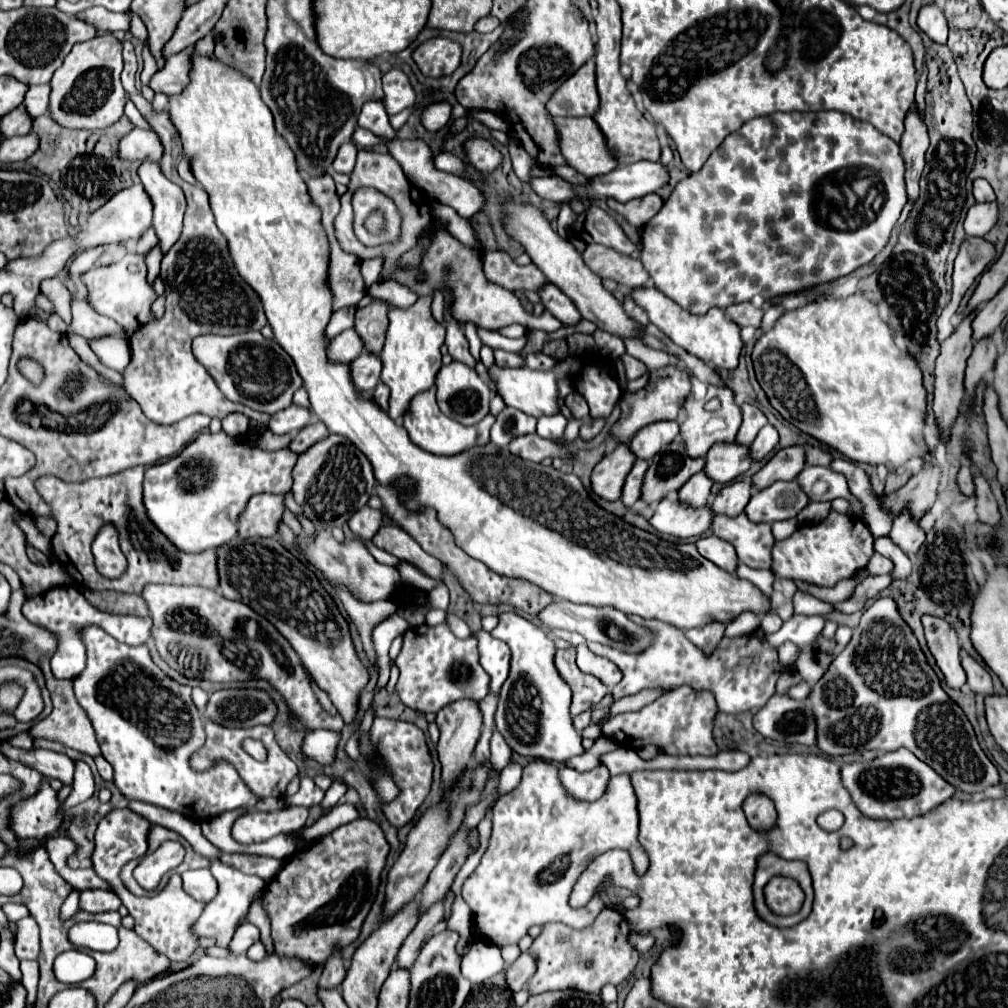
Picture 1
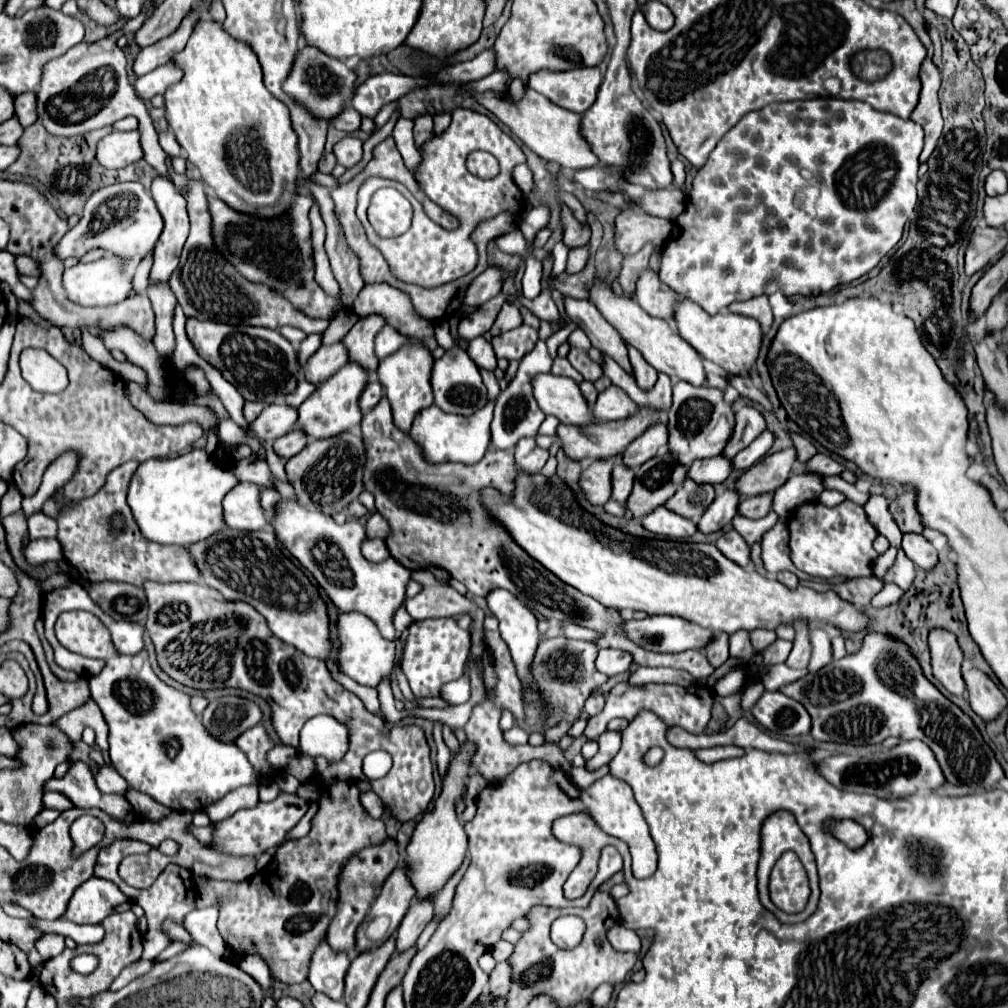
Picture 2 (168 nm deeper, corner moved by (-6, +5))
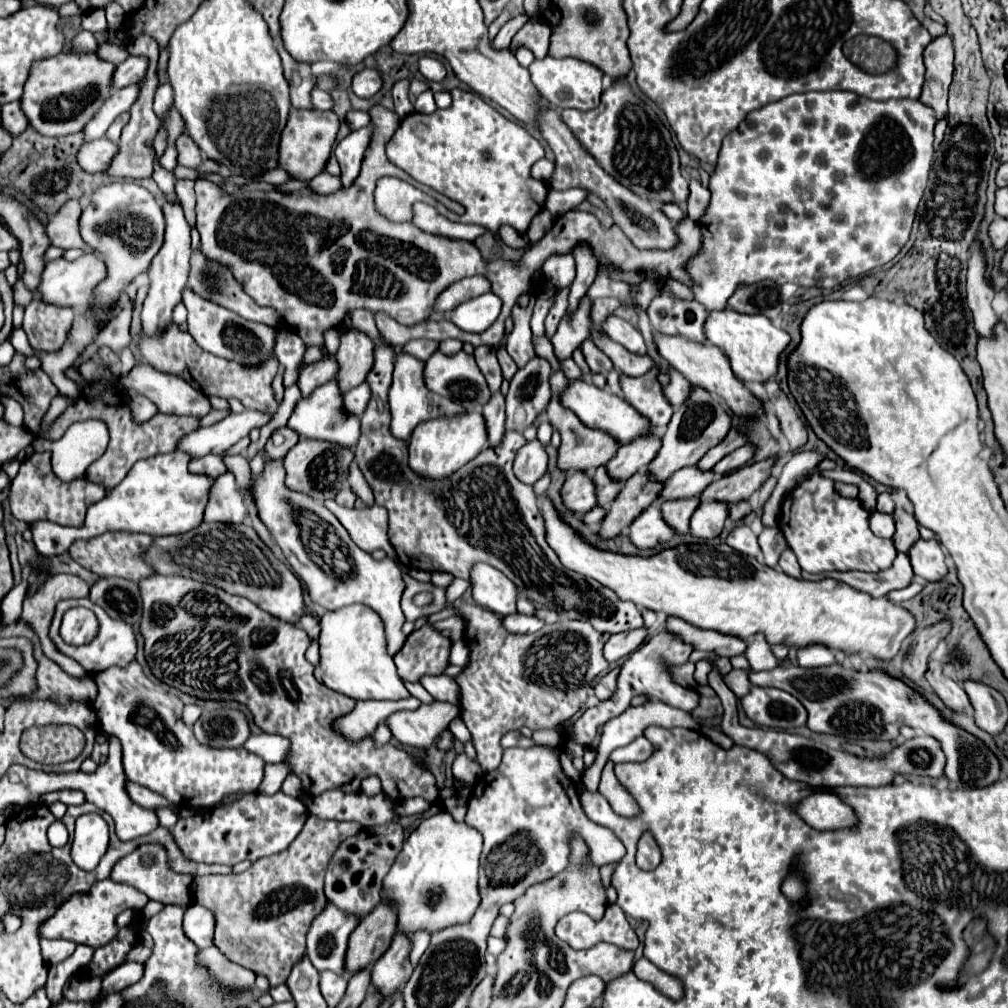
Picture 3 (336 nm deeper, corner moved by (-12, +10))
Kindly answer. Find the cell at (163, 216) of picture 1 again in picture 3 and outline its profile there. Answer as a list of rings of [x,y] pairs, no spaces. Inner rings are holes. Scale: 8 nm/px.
[[[164,202],[162,210],[164,210],[164,218],[166,218],[164,244],[148,268],[150,288],[148,288],[148,296],[144,300],[144,308],[142,308],[142,326],[148,334],[160,332],[172,320],[172,308],[182,300],[182,290],[186,288],[188,268],[190,268],[190,264],[188,264],[188,260],[190,260],[190,226],[184,218],[184,210],[178,202]]]

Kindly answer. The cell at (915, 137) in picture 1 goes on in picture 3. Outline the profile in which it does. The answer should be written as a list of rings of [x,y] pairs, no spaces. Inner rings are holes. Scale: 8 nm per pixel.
[[[950,34],[934,38],[924,50],[926,82],[920,96],[920,102],[930,106],[936,112],[936,120],[942,120],[948,112],[948,88],[952,82],[952,40]]]

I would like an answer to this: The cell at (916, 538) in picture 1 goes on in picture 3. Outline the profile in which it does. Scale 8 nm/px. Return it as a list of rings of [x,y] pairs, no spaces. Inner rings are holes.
[[[918,540],[912,544],[912,548],[908,550],[912,568],[916,572],[916,576],[924,578],[924,580],[940,580],[942,576],[946,576],[946,564],[944,564],[944,552],[940,542],[936,540]]]

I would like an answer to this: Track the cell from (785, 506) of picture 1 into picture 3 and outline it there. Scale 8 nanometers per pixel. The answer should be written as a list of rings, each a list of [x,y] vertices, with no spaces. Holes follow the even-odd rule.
[[[746,500],[736,502],[736,504],[730,504],[730,518],[732,520],[742,520],[750,512],[752,512],[752,504],[746,502]]]

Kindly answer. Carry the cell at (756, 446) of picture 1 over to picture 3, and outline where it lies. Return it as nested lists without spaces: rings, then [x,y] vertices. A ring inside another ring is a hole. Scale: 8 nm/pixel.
[[[746,444],[746,446],[742,446],[742,448],[734,450],[730,456],[726,456],[722,462],[718,462],[718,464],[714,466],[716,478],[720,478],[720,476],[724,476],[724,474],[728,474],[728,472],[732,472],[732,470],[742,468],[744,464],[748,464],[748,462],[754,458],[754,454],[756,454],[756,446],[754,446],[754,444]]]

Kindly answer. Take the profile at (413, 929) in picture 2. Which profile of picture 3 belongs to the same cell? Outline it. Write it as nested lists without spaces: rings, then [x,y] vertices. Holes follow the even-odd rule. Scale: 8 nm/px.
[[[396,932],[388,952],[372,966],[372,984],[374,988],[380,990],[382,998],[394,994],[396,988],[410,978],[412,974],[410,950],[412,950],[412,940],[406,938],[406,934]]]

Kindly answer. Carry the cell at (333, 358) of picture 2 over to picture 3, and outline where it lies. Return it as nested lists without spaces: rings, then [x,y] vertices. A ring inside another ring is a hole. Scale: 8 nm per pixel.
[[[328,354],[326,358],[302,368],[298,376],[298,386],[302,390],[302,396],[308,396],[314,388],[318,388],[324,382],[338,378],[338,370],[340,368],[338,368],[338,362],[334,360],[334,354]]]

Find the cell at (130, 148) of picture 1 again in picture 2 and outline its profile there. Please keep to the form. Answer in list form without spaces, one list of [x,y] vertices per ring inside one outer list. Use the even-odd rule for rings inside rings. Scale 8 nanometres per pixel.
[[[114,131],[104,139],[100,139],[96,145],[96,161],[104,165],[104,169],[122,169],[140,159],[142,159],[142,147],[138,131],[126,131],[126,133]]]

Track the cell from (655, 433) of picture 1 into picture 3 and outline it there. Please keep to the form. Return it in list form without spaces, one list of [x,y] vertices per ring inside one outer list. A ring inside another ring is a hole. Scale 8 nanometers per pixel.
[[[648,432],[646,436],[640,436],[624,446],[620,446],[616,456],[608,462],[610,476],[626,482],[632,474],[646,468],[656,458],[660,446],[662,446],[662,440],[654,432]]]

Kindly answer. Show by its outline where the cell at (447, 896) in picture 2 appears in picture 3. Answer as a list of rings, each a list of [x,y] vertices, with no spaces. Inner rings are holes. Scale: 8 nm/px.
[[[416,932],[414,936],[412,936],[412,952],[410,952],[410,962],[412,962],[412,966],[416,966],[418,964],[418,960],[420,960],[420,956],[424,954],[424,950],[428,948],[428,942],[430,942],[430,932]]]

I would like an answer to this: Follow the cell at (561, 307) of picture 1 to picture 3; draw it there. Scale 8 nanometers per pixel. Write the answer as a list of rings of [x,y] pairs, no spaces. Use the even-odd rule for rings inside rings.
[[[610,314],[610,316],[600,324],[600,328],[602,328],[602,332],[604,332],[610,340],[622,344],[628,352],[646,354],[646,344],[644,344],[642,334],[640,334],[634,326],[630,326],[626,320]]]

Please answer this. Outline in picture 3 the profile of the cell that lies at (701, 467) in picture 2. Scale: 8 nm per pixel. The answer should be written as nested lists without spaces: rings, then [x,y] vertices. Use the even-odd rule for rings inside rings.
[[[686,466],[670,480],[666,480],[666,488],[662,490],[660,500],[674,500],[674,498],[690,498],[702,492],[714,480],[712,470],[700,470],[698,466]]]

